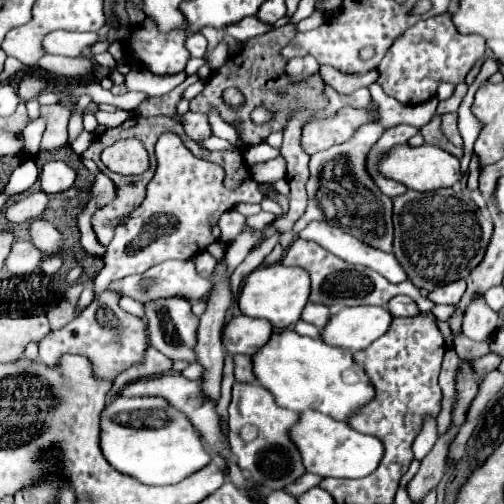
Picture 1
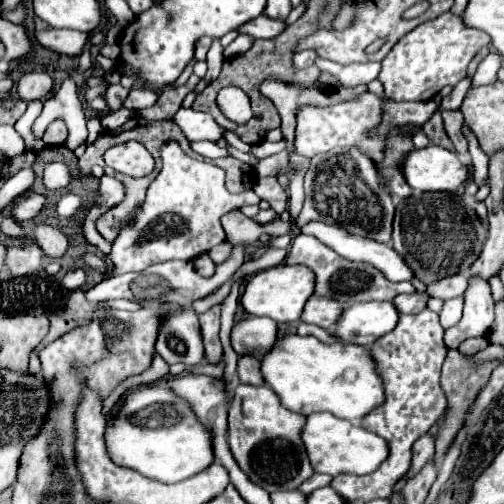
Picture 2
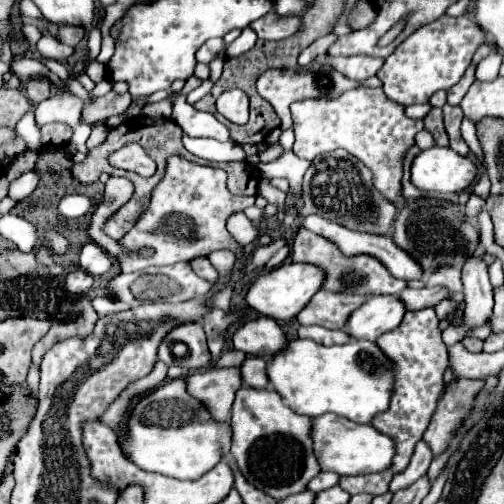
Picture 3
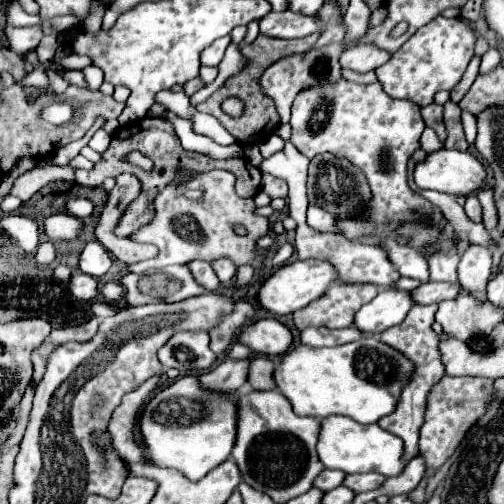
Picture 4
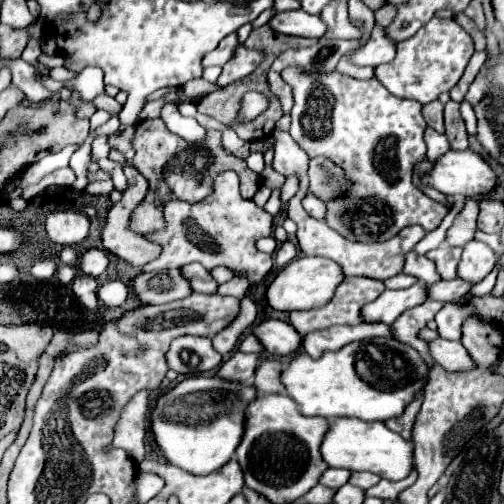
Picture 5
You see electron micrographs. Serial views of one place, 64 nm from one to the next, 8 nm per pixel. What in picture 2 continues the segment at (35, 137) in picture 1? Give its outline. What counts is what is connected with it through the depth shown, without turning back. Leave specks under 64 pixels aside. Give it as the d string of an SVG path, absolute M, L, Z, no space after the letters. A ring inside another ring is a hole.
M70 74L60 90L44 100L44 110L42 114L36 118L34 126L32 126L32 134L36 138L42 138L46 126L56 120L62 118L66 122L68 128L68 138L65 146L74 151L80 144L86 141L88 132L86 132L86 114L82 110L82 98L76 92L76 78L74 74ZM76 138L76 140L74 140Z

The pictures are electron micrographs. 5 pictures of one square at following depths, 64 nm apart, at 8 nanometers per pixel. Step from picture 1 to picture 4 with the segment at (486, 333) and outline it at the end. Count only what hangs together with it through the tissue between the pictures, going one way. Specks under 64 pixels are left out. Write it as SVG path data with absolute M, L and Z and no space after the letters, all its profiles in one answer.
M472 244L460 264L458 264L458 280L460 286L476 300L488 302L486 288L488 288L488 278L490 278L490 266L492 266L492 256L486 246L476 246Z

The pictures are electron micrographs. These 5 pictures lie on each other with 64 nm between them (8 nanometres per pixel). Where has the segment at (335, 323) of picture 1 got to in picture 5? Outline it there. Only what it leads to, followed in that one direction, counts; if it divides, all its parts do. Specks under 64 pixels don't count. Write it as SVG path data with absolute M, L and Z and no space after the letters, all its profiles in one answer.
M416 282L406 290L384 290L374 302L362 308L362 320L368 324L382 322L394 324L408 308L414 308L426 300L426 286Z

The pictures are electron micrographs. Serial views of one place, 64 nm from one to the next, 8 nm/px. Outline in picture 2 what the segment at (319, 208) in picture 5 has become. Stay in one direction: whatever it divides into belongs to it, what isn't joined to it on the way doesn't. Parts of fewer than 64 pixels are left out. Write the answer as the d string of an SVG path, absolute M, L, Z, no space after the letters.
M308 222L302 228L304 234L316 236L322 244L332 248L336 254L340 254L346 260L354 262L366 262L372 264L376 270L384 272L384 276L392 282L412 280L412 270L406 266L406 262L400 258L394 248L350 234L348 230L336 226L336 224L324 224L324 222Z

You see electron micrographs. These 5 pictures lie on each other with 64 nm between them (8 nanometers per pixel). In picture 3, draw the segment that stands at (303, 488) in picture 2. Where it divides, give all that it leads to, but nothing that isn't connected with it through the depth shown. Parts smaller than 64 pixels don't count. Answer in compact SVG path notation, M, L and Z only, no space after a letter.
M320 472L316 478L312 478L308 482L308 490L310 492L320 492L320 490L326 490L326 488L332 488L334 484L338 484L338 474L332 474L332 472Z

